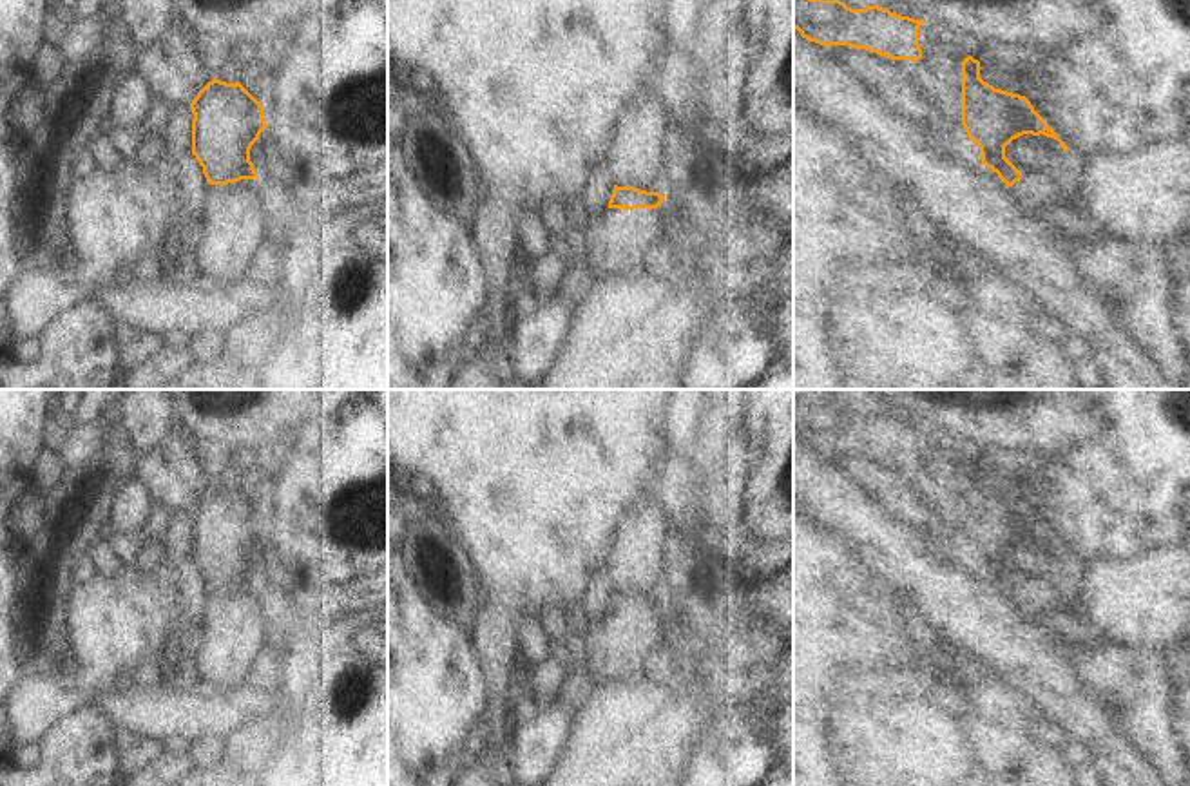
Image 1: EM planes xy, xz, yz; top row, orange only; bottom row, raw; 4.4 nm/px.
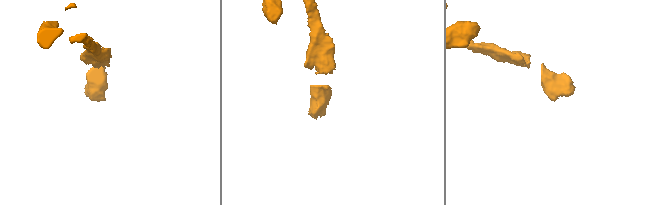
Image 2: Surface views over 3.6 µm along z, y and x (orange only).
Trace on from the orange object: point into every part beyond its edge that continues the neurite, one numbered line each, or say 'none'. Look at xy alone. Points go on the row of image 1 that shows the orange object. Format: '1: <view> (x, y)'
none

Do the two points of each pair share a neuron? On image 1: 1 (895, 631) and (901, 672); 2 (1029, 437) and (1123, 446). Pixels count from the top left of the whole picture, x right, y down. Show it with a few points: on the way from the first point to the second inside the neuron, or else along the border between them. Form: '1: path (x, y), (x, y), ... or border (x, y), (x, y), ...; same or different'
1: border (870, 616), (881, 638), (930, 645); different
2: border (1091, 408), (1103, 431), (1049, 459); different

